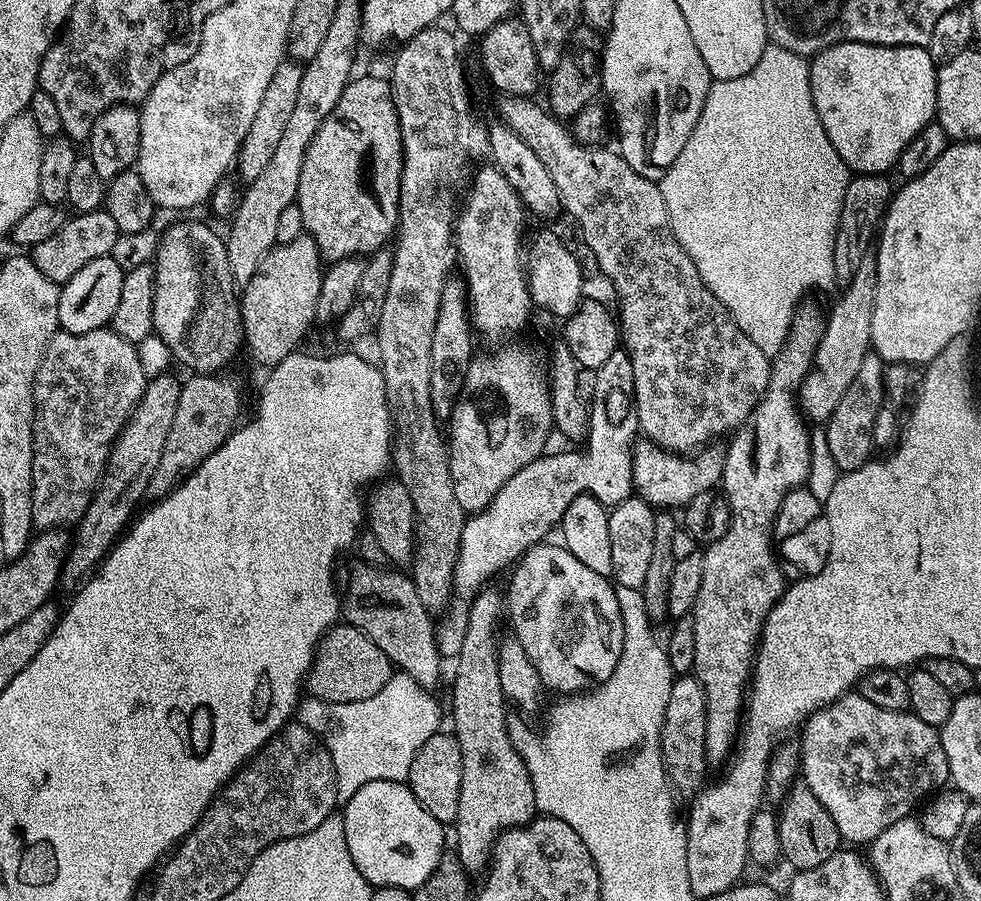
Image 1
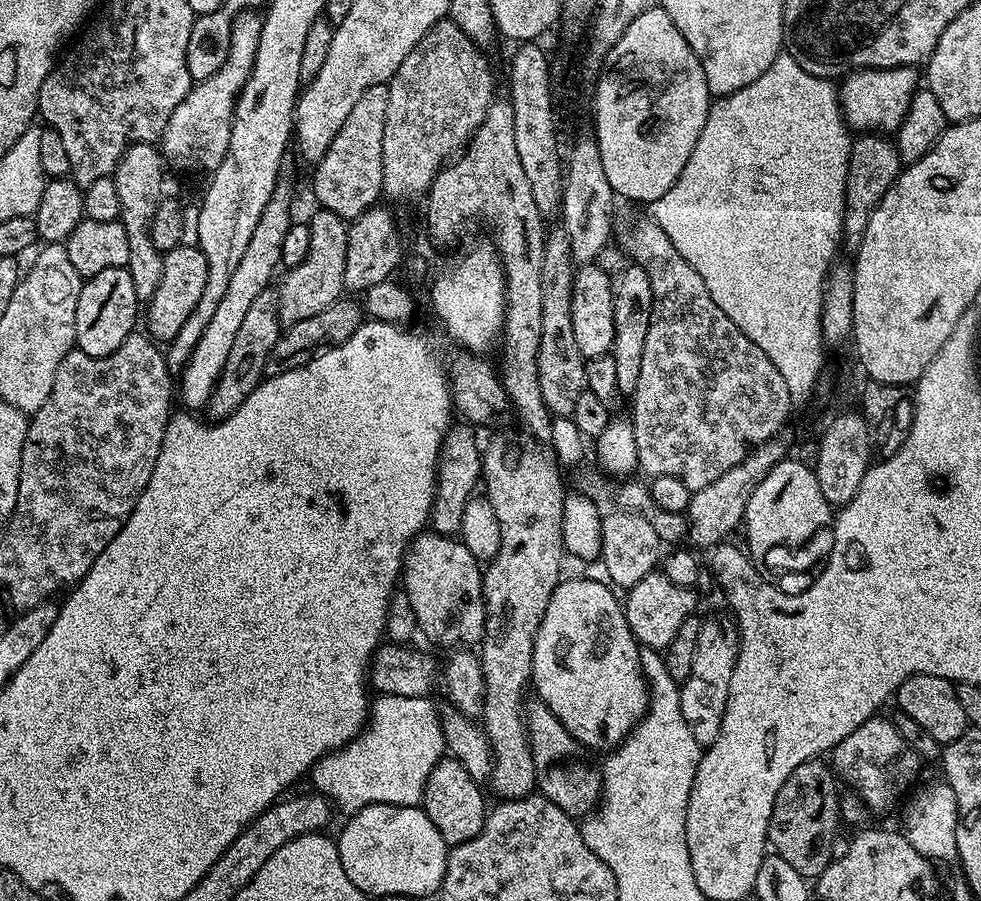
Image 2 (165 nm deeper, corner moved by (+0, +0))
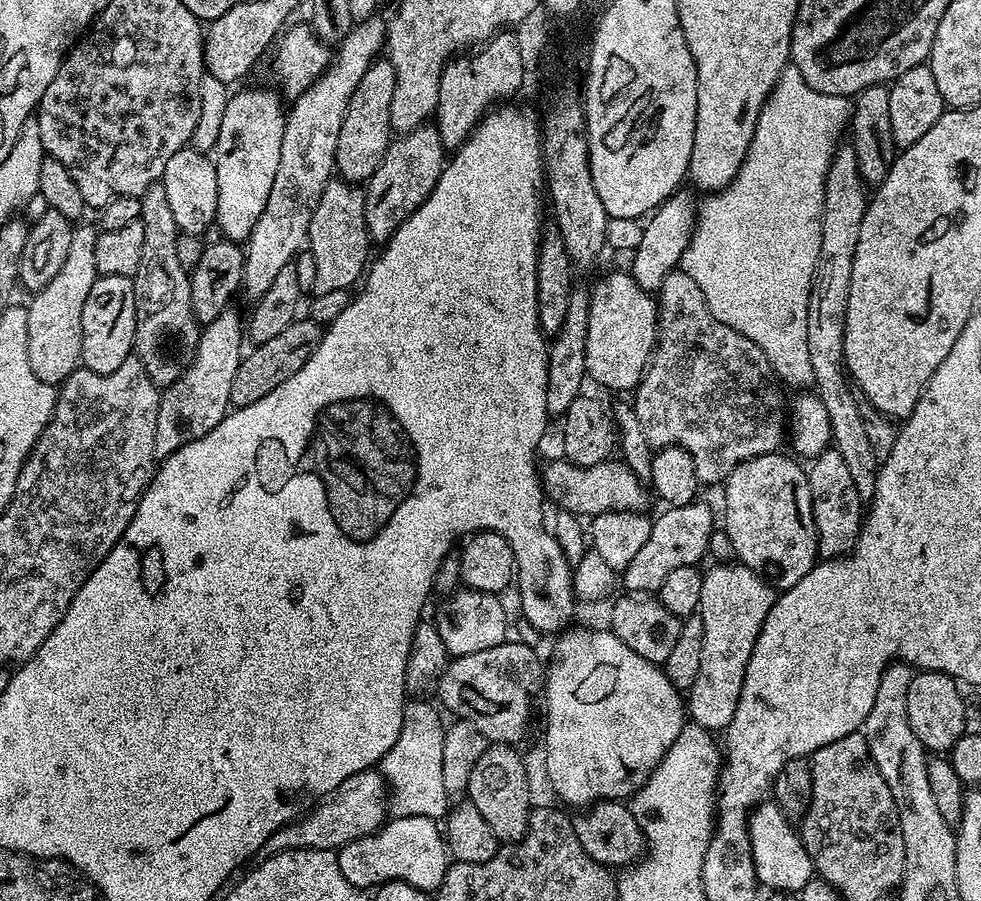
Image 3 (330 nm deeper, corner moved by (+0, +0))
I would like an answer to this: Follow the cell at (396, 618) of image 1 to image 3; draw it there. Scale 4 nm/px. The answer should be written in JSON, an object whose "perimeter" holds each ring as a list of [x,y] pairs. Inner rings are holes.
{"perimeter":[[[489,743],[488,749],[470,772],[467,799],[486,818],[486,826],[494,830],[497,841],[515,844],[528,832],[528,814],[533,807],[532,792],[528,789],[528,772],[524,760],[510,744]]]}

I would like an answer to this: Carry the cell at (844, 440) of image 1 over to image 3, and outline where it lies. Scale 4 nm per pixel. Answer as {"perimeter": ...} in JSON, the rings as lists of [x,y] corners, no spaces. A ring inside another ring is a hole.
{"perimeter":[[[829,450],[811,461],[812,468],[807,469],[808,485],[812,495],[812,513],[816,527],[816,546],[819,555],[824,558],[839,558],[848,555],[856,546],[856,539],[860,537],[862,523],[862,501],[859,498],[857,487],[854,486],[852,475],[845,465],[845,460],[835,450]]]}

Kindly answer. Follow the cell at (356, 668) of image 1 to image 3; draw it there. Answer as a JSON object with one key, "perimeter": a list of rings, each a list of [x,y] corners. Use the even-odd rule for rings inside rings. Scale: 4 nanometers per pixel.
{"perimeter":[[[505,642],[498,646],[490,646],[486,650],[478,650],[478,654],[466,654],[449,659],[445,669],[435,681],[434,689],[440,700],[453,712],[453,717],[478,726],[480,733],[494,744],[515,745],[516,740],[524,736],[528,728],[528,719],[532,716],[532,699],[541,695],[546,668],[536,657],[536,652],[528,644],[511,644]]]}

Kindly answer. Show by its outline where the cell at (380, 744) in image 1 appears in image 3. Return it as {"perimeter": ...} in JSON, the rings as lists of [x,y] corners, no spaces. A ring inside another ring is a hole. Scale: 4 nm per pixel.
{"perimeter":[[[412,699],[405,703],[398,741],[378,765],[390,795],[386,808],[392,818],[428,817],[438,820],[447,815],[450,800],[442,775],[444,729],[444,721],[432,705]]]}

